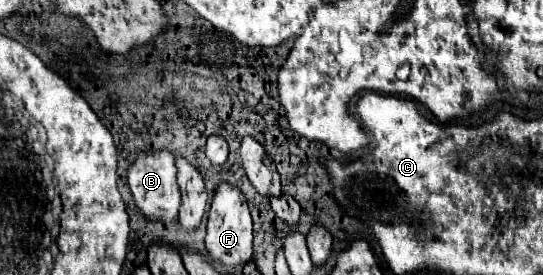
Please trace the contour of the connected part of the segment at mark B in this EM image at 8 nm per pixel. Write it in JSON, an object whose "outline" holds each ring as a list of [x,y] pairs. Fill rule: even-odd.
{"outline":[[[168,150],[158,152],[138,152],[136,162],[128,170],[128,186],[138,210],[148,216],[148,220],[156,220],[162,224],[172,224],[178,218],[180,210],[180,190],[176,184],[176,166],[174,156]]]}

